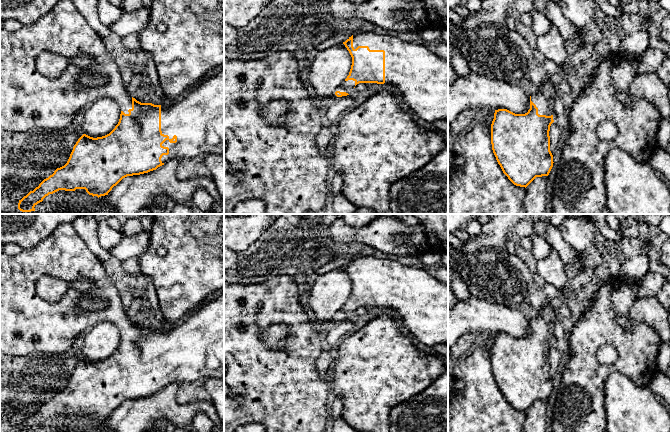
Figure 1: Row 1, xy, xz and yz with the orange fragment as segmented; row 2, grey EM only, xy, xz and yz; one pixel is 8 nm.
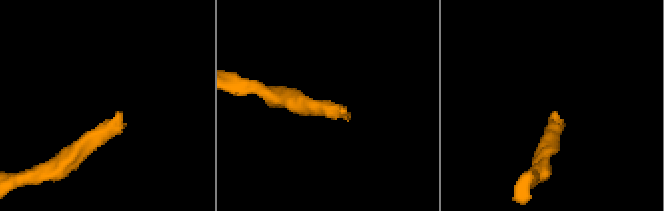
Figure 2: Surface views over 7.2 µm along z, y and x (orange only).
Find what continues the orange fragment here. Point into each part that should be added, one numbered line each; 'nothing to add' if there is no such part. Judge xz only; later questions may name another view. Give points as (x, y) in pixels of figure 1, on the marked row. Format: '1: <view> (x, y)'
1: xz (420, 77)
2: xz (348, 86)

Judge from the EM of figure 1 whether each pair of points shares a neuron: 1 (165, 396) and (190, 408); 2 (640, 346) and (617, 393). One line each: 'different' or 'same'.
1: same
2: different

